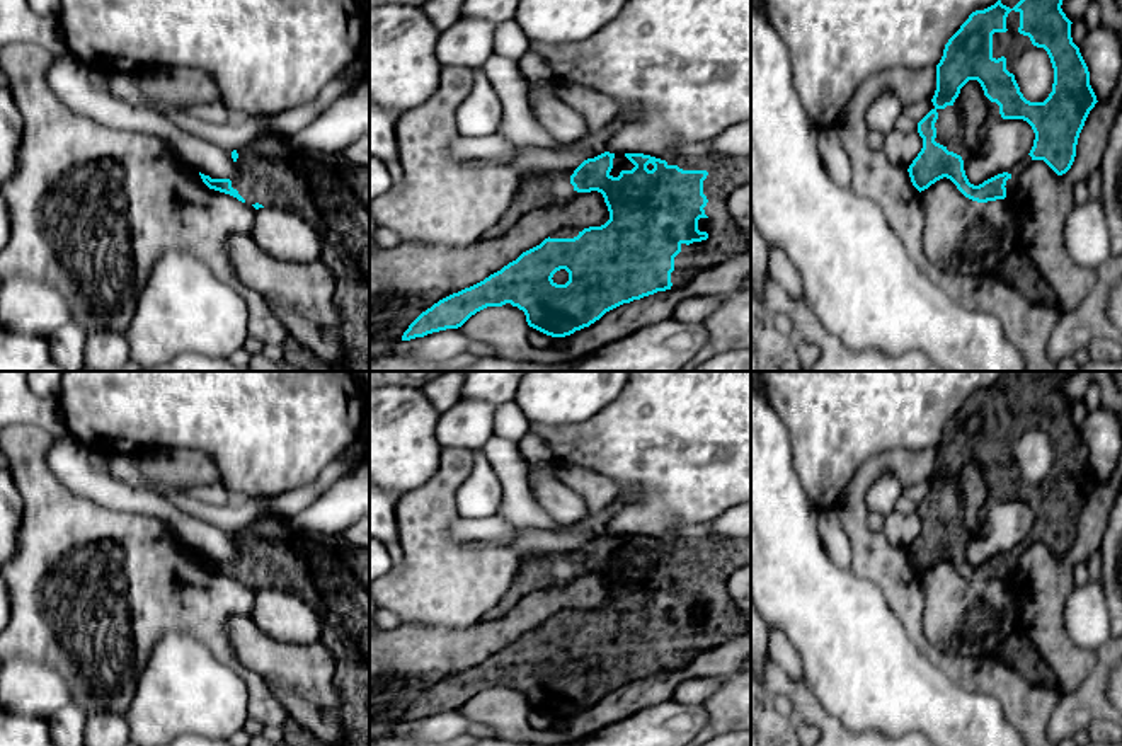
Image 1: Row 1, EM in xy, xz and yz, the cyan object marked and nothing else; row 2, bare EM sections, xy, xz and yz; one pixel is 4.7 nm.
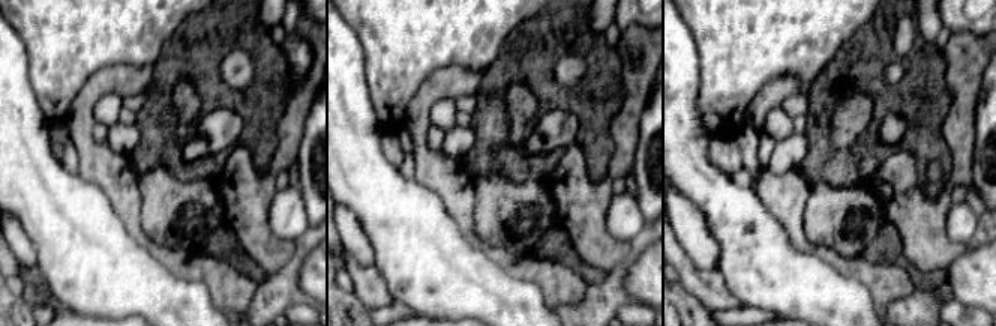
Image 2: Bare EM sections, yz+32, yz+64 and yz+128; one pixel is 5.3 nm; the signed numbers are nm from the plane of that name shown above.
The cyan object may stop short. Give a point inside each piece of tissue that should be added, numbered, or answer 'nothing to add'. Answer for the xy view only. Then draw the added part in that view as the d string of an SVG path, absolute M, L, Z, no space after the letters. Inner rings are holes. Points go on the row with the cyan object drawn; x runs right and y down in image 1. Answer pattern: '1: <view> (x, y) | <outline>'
1: xy (331, 193) | M262 135L237 150L238 172L232 187L247 204L262 204L296 213L320 237L320 261L335 278L337 334L344 359L332 366L289 337L284 359L301 371L369 371L369 167L356 165L339 152L305 152L289 145L289 136Z

